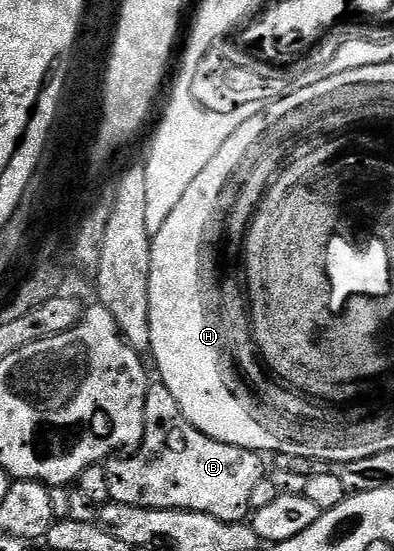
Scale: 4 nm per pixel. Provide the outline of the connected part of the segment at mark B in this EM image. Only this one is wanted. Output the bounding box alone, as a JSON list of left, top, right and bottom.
[106,381,265,523]

